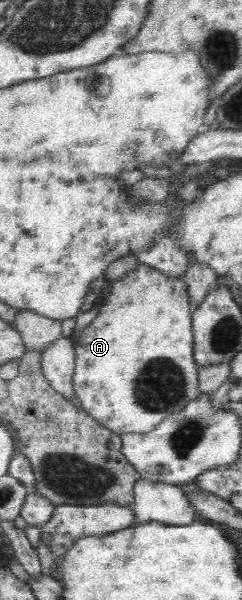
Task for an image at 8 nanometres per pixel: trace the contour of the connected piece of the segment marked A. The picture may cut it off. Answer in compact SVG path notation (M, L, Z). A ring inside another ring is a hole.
M141 264L133 271L125 274L122 278L113 282L112 291L108 297L101 296L97 304L100 306L100 312L97 317L76 337L72 337L74 345L74 376L73 391L81 402L81 409L87 412L101 427L109 429L112 433L123 435L128 433L149 433L156 425L159 425L165 417L172 413L183 410L197 394L198 388L198 365L193 357L194 335L192 328L192 312L188 284L181 275L169 275L157 270L155 266Z

